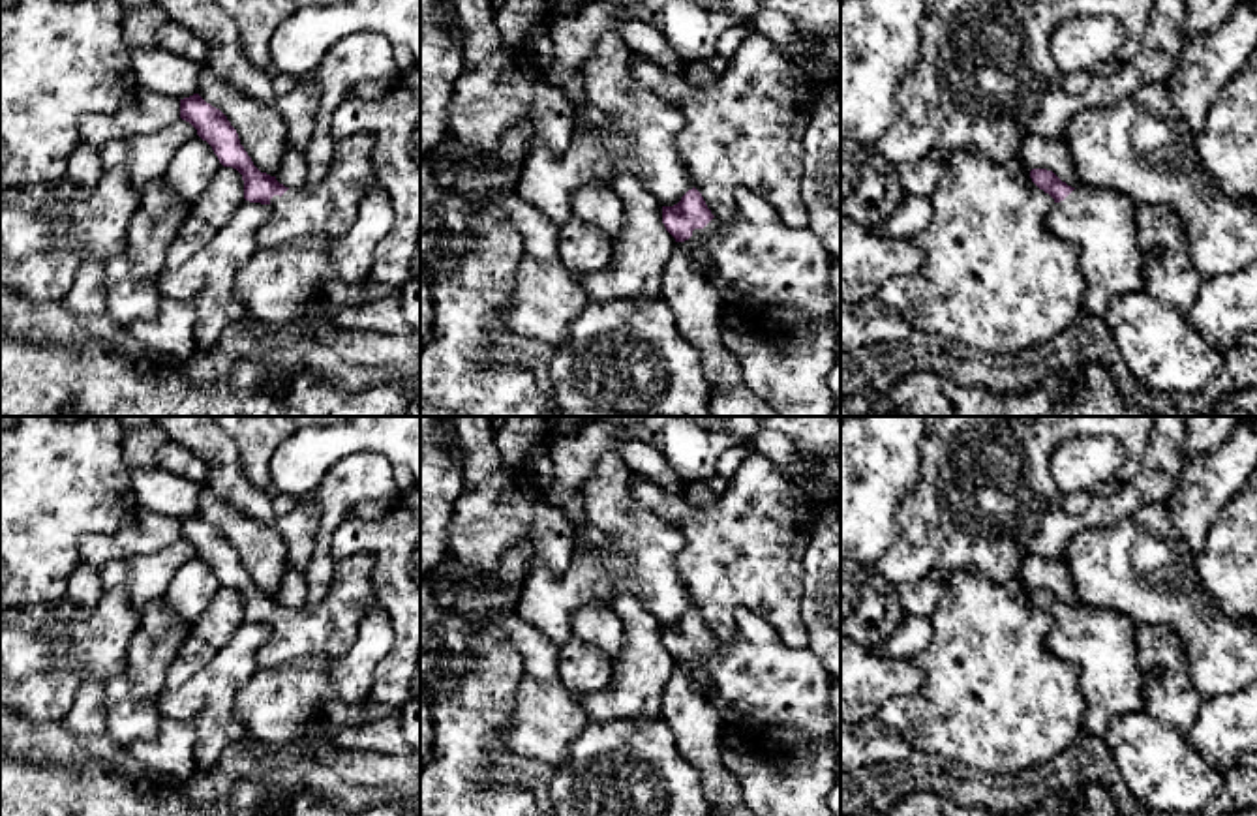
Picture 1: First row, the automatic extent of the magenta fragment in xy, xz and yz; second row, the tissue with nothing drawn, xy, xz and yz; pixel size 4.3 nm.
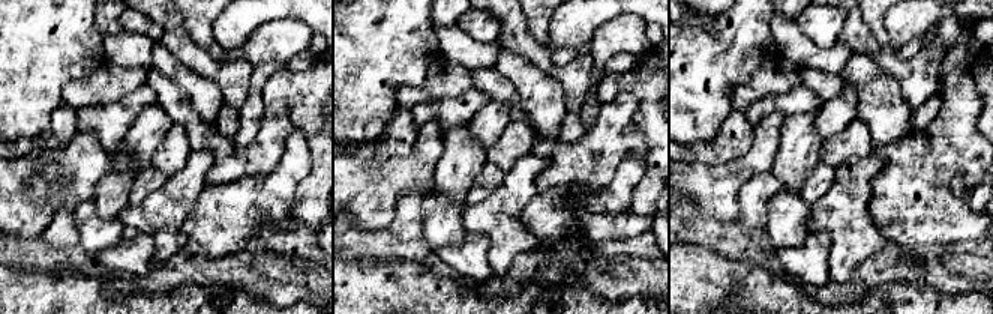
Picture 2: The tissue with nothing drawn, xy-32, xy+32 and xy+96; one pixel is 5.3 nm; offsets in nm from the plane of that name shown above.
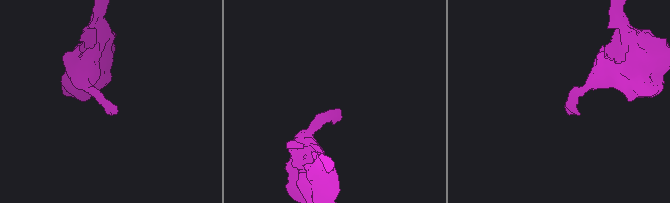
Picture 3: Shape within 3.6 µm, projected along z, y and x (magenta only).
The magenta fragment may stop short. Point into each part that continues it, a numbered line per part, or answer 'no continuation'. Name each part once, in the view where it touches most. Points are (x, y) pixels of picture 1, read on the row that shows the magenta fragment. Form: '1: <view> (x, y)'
1: xz (768, 271)

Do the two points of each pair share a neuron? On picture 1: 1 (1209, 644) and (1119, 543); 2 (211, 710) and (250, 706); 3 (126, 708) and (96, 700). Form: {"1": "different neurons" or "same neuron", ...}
{"1": "same neuron", "2": "different neurons", "3": "different neurons"}

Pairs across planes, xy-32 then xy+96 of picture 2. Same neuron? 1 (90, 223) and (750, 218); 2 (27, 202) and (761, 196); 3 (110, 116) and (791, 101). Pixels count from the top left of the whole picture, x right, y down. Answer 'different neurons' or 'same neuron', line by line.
1: different neurons
2: different neurons
3: same neuron

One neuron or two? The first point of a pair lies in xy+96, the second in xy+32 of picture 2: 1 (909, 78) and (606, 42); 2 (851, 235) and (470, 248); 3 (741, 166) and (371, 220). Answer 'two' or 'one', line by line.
1: two
2: two
3: one

